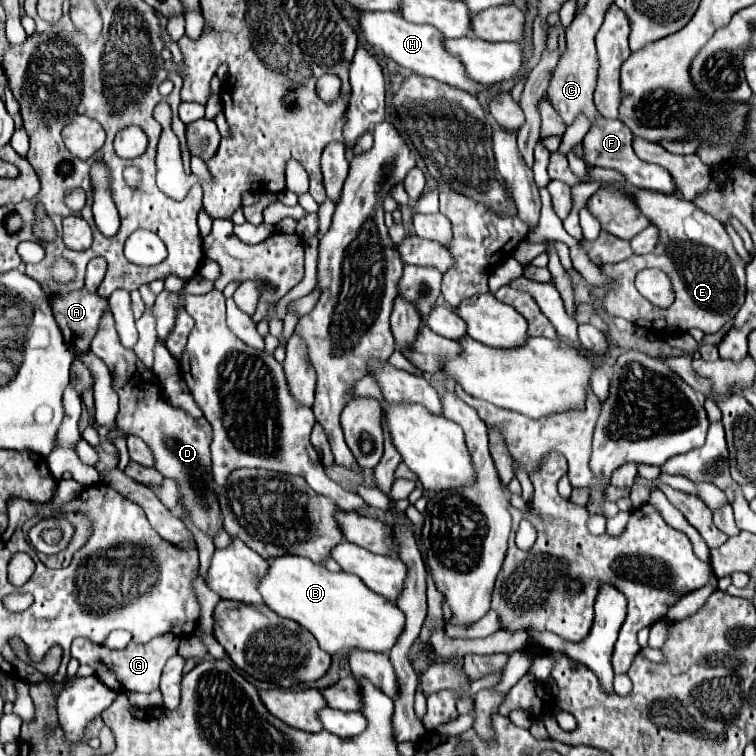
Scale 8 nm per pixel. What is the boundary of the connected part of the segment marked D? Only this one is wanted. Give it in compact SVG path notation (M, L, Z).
M112 314L104 316L104 328L96 334L90 348L112 372L112 384L120 396L120 412L116 416L118 428L124 428L128 434L140 436L156 456L156 470L166 478L174 478L180 484L180 506L190 514L192 522L204 530L206 534L214 536L216 528L222 526L220 508L216 500L216 482L210 474L210 436L212 428L208 420L192 420L186 412L172 408L162 392L158 378L148 372L136 358L136 354L124 348L116 336Z

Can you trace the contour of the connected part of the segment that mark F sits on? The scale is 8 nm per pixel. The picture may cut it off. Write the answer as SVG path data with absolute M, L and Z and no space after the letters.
M600 118L600 124L596 124L596 128L590 128L590 132L582 140L584 158L592 168L600 166L600 168L610 168L610 170L620 172L626 178L626 182L636 186L636 188L648 188L648 190L658 190L658 192L674 192L676 188L672 184L672 176L668 176L668 172L664 168L660 168L658 164L642 162L632 150L632 138L634 138L632 132L620 120Z

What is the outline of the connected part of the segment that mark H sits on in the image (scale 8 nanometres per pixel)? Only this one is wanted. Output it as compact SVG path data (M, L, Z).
M376 10L376 12L358 12L358 26L360 26L364 40L372 48L380 50L384 56L392 58L396 64L412 70L414 74L436 78L440 82L462 88L470 94L476 94L486 88L464 76L464 66L460 64L460 60L456 60L456 56L448 56L448 52L444 52L444 48L440 44L440 38L444 38L444 36L428 24L412 24L412 22L404 20L398 12Z

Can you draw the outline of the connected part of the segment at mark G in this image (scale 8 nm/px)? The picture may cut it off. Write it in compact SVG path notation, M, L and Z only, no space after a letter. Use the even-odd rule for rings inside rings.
M162 634L152 638L148 644L136 644L130 642L124 650L108 650L104 646L96 646L90 640L78 638L72 644L72 658L78 658L80 664L90 664L96 672L100 672L100 680L104 684L108 684L108 688L114 688L116 692L128 692L128 690L136 690L136 692L154 692L158 690L160 684L160 674L162 668L166 664L166 660L174 654L178 654L178 642L180 638L174 634Z

